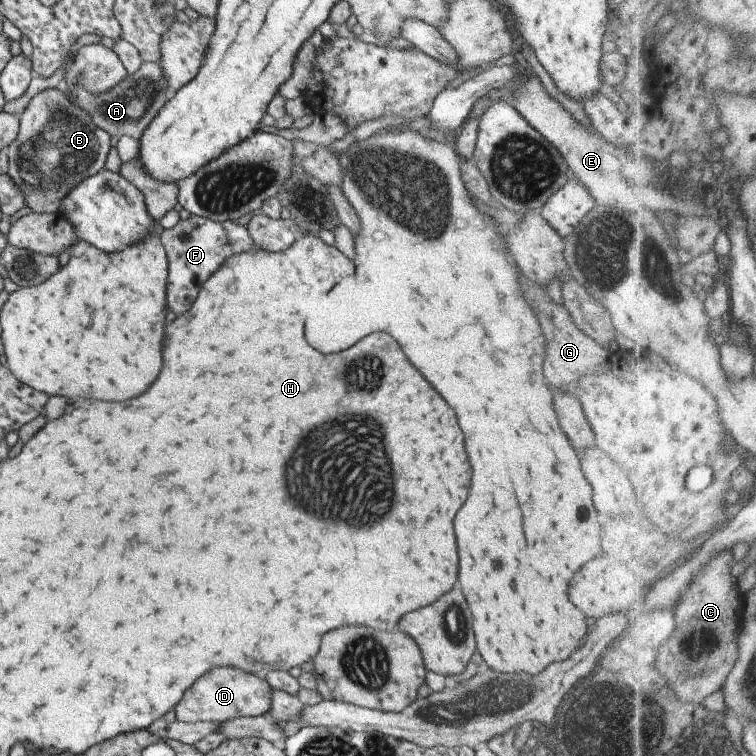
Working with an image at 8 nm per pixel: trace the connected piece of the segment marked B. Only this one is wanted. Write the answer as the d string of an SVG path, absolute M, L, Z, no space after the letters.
M60 87L46 89L35 95L19 116L18 136L8 146L7 174L22 191L30 210L53 215L74 186L104 169L111 146L110 135L98 128L85 110L72 104Z

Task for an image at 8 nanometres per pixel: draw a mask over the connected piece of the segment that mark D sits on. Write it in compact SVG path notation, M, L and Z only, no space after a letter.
M214 668L186 690L175 706L176 718L183 723L210 721L224 723L242 717L257 717L269 712L272 688L254 673L233 668Z

